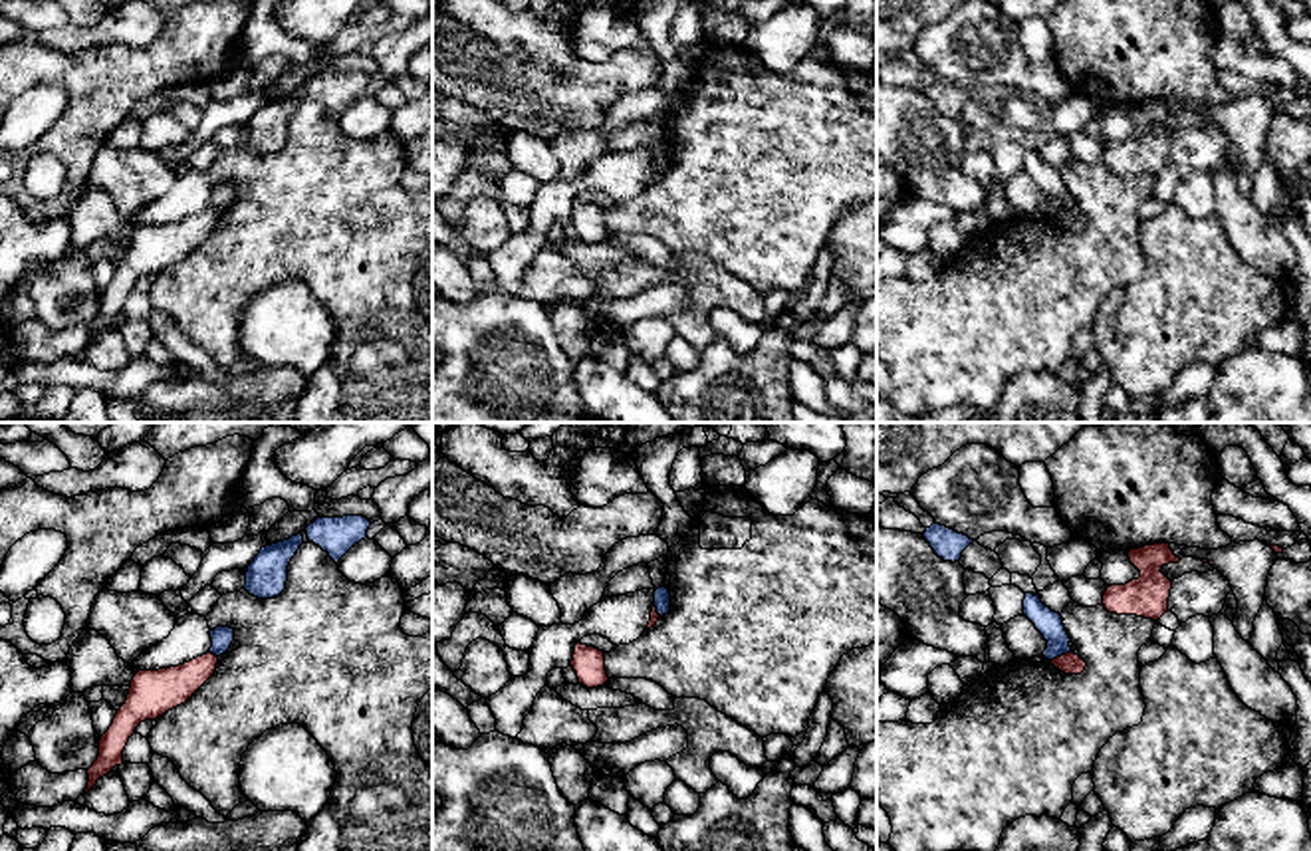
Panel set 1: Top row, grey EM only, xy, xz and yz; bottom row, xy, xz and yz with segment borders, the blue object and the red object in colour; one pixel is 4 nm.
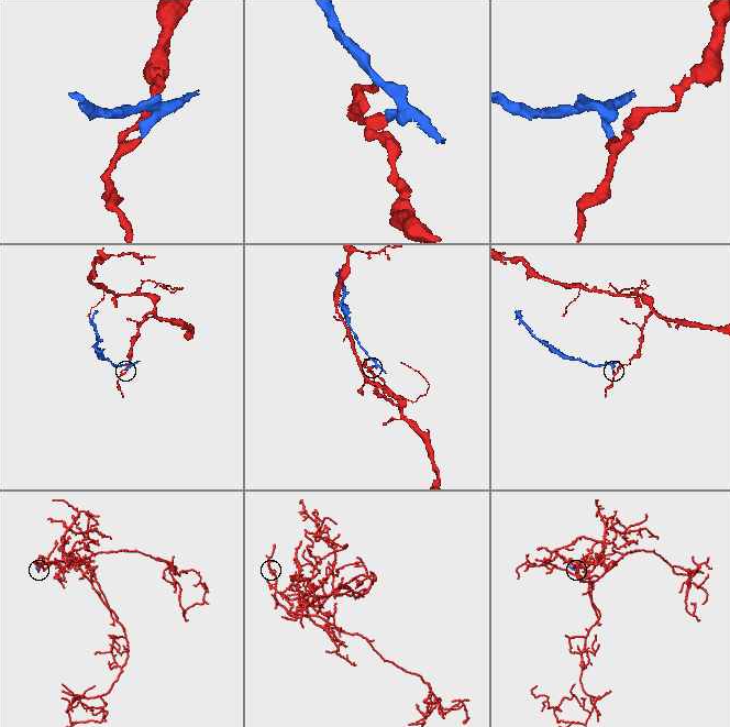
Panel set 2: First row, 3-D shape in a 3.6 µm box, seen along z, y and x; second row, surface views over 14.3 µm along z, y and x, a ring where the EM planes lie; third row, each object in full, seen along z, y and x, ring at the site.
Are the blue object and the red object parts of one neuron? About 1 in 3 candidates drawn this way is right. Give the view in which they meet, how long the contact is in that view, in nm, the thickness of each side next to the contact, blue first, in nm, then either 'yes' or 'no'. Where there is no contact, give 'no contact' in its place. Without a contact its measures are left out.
yz | 100 nm | 110/90 nm | no

